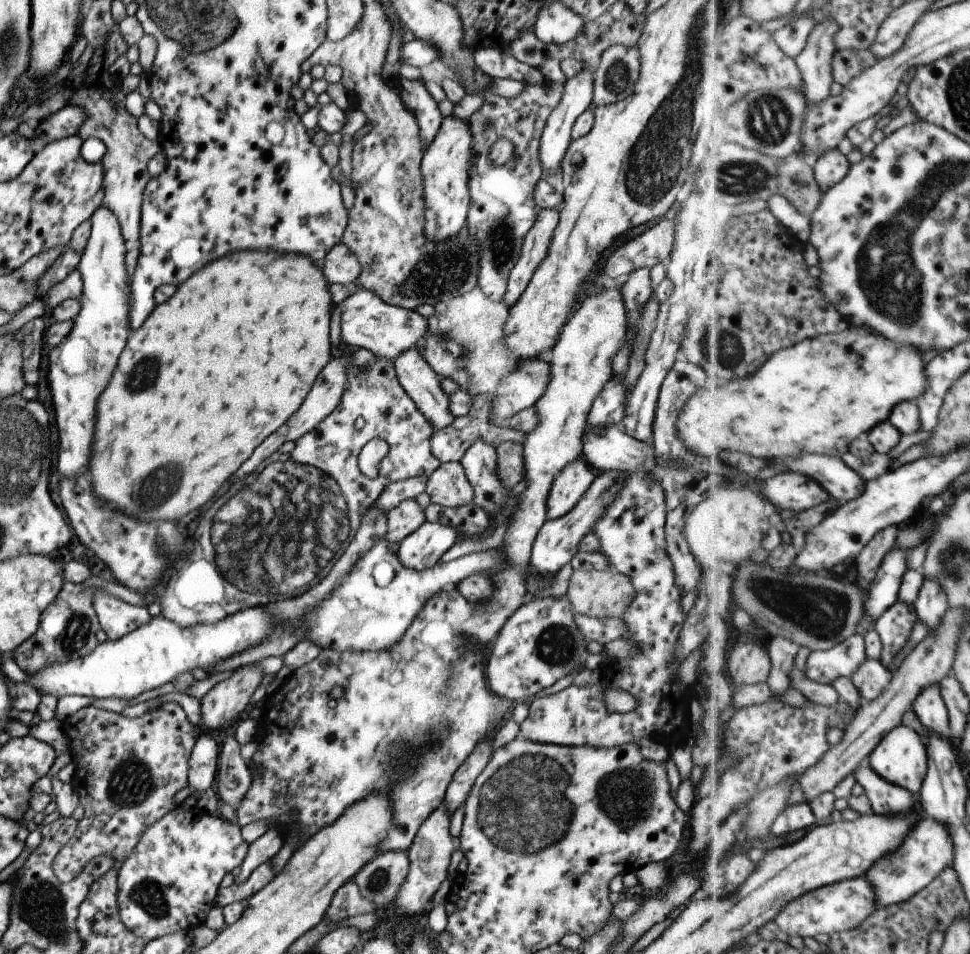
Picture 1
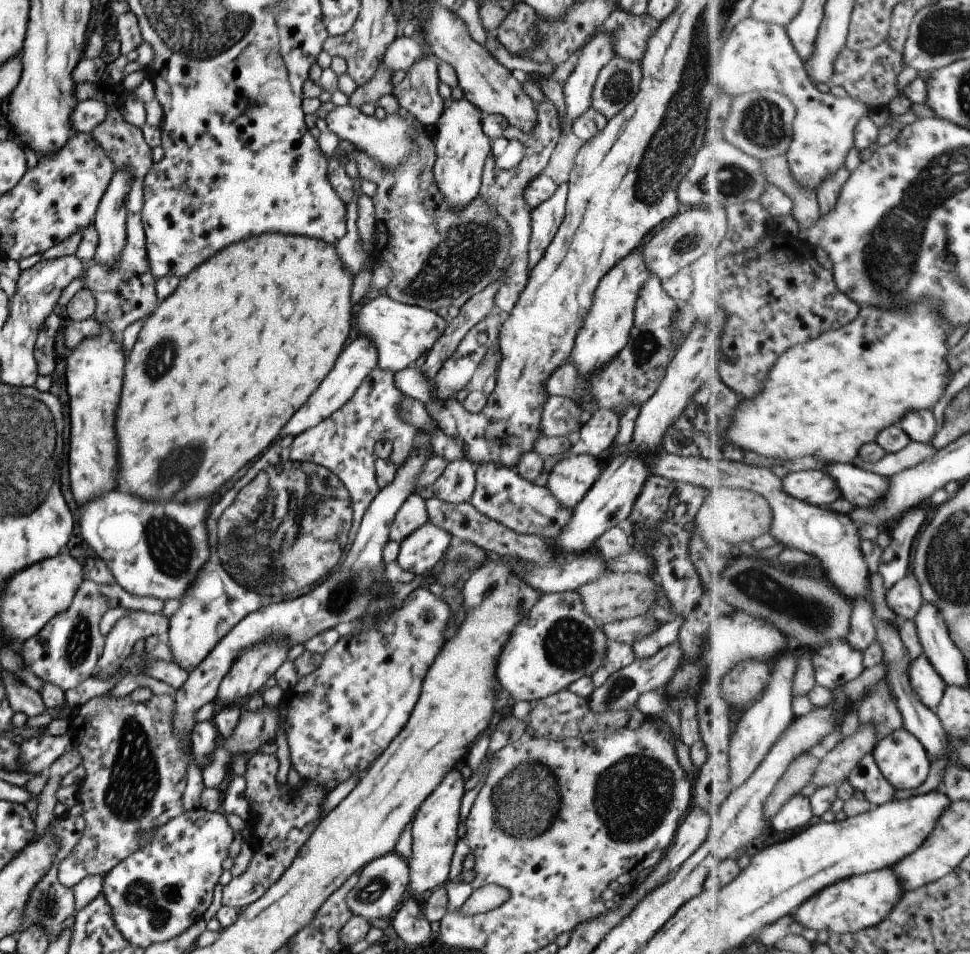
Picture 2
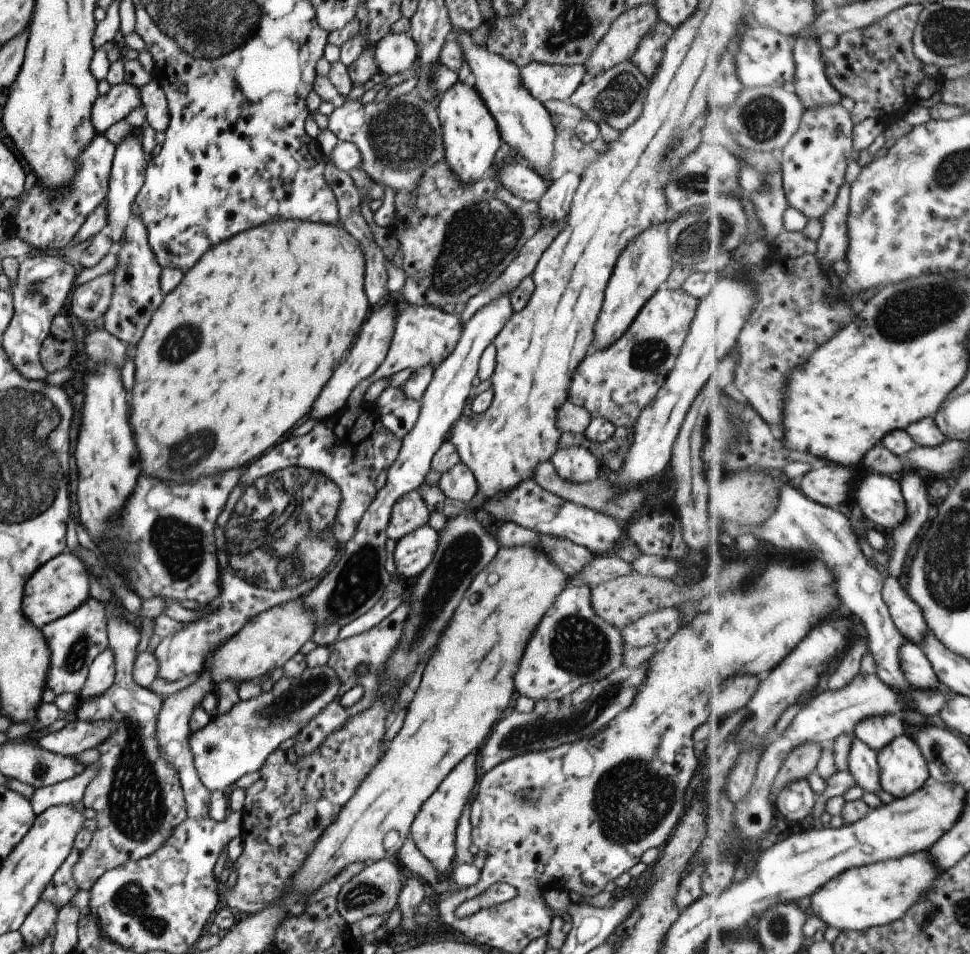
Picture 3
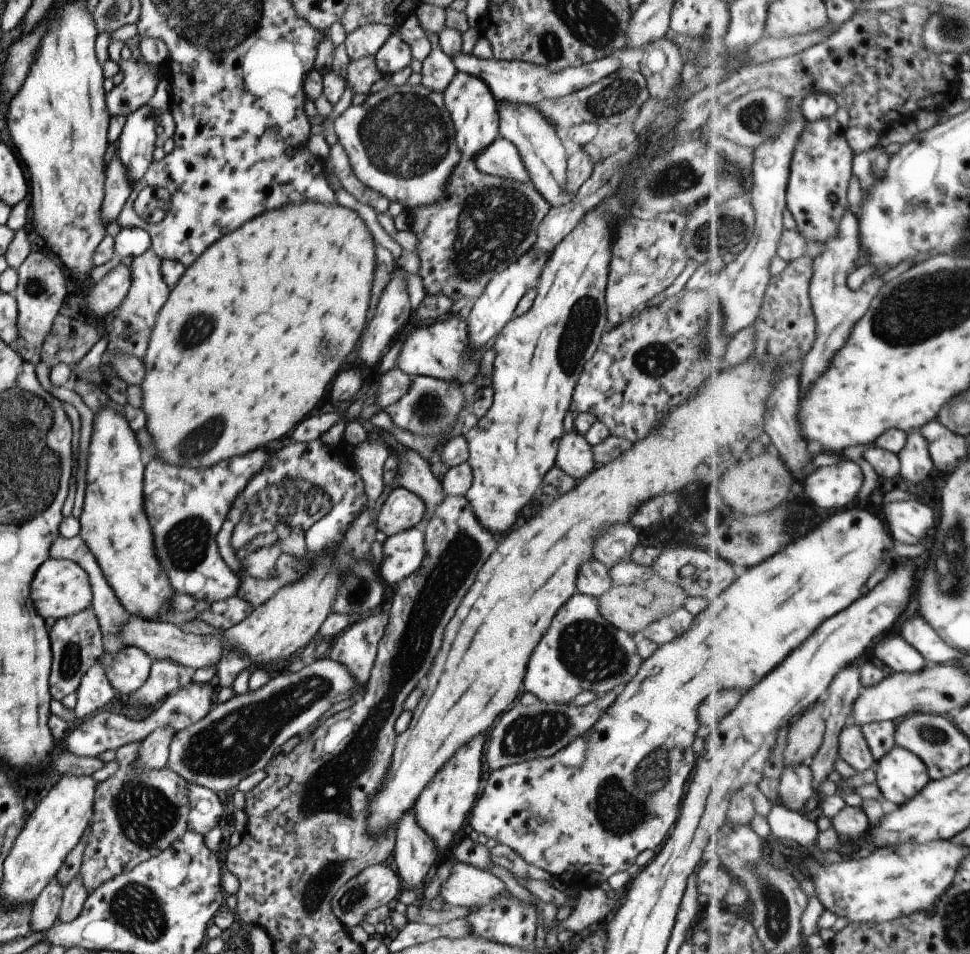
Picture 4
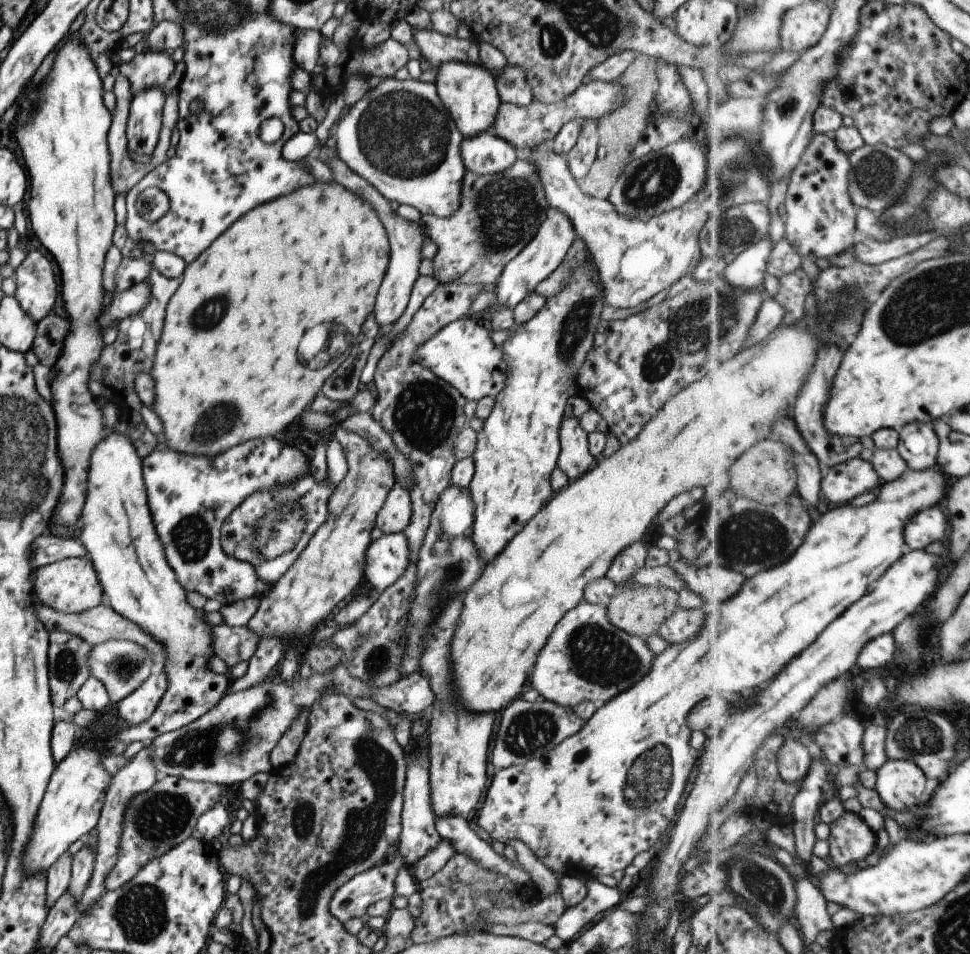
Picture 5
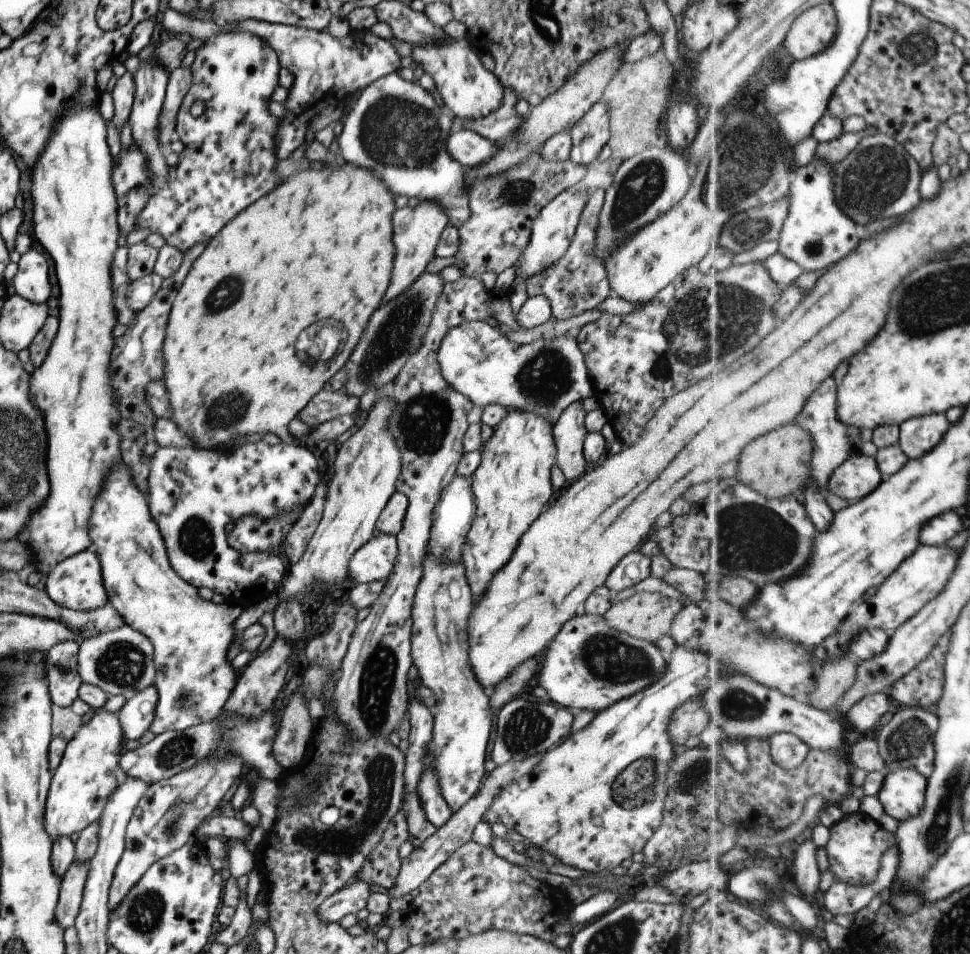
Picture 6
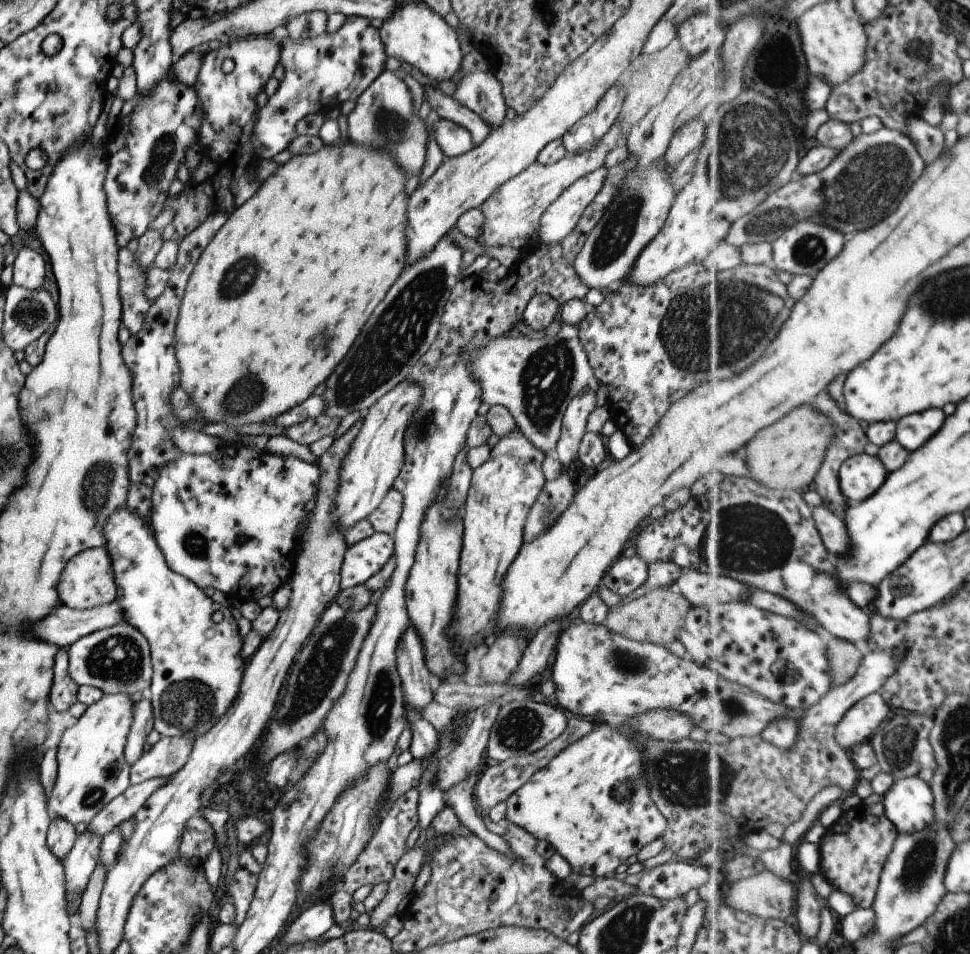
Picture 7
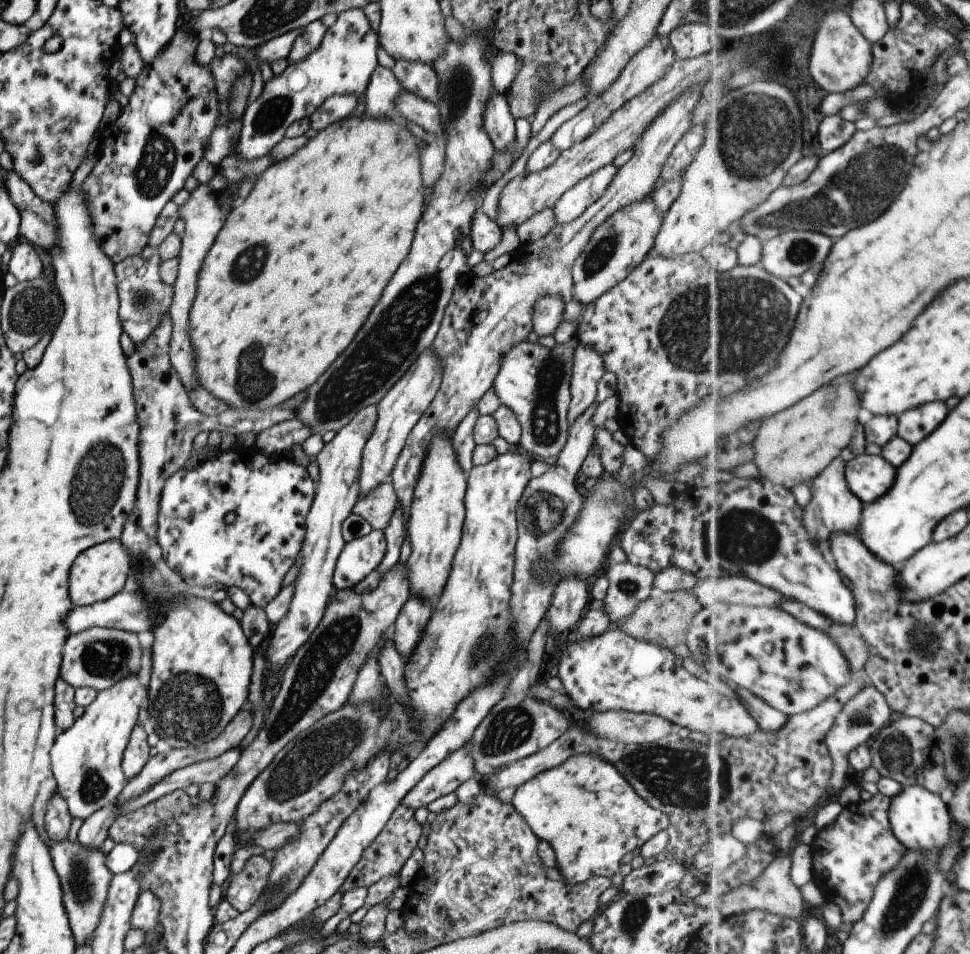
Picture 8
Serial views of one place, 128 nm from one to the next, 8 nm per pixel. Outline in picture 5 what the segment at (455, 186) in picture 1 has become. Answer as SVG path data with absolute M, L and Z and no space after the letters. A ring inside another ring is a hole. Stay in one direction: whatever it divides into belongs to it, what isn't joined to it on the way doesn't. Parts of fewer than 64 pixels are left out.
M442 62L438 66L433 84L437 96L449 111L452 121L462 137L468 137L489 128L500 105L500 98L496 80L488 69L475 63Z

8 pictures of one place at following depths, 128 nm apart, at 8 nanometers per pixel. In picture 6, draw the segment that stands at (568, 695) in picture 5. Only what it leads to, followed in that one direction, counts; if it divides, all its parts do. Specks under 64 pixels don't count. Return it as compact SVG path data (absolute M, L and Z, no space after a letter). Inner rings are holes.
M583 613L567 620L548 644L543 664L539 662L537 686L563 708L596 714L652 685L665 667L666 662L654 644L613 630L599 615Z

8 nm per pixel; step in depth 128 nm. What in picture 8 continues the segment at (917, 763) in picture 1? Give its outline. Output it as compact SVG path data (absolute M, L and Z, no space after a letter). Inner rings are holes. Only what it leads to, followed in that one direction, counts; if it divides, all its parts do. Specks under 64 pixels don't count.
M921 785L904 787L892 798L891 825L896 837L908 848L913 850L930 850L945 848L951 842L951 830L954 818L950 813L947 796L934 793Z

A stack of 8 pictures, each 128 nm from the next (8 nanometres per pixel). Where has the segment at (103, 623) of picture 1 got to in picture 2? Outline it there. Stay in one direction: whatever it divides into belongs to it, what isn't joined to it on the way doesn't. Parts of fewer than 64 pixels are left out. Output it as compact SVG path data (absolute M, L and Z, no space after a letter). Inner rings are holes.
M132 610L113 624L104 636L102 654L97 660L94 676L107 681L130 656L134 643L142 638L157 636L164 640L168 635L168 618L161 614Z

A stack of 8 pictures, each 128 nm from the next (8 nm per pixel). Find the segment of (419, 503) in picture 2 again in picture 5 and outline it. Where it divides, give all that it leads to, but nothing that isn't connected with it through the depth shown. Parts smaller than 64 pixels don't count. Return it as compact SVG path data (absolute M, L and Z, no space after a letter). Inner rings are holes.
M395 484L387 493L383 506L374 518L374 527L382 534L402 533L411 516L409 493Z

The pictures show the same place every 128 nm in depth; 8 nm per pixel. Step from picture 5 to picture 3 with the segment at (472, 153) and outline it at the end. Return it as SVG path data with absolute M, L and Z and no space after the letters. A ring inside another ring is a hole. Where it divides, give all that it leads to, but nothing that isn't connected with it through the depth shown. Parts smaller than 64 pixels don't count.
M501 144L501 146L497 148L497 152L495 152L495 158L493 158L491 166L495 168L495 174L497 174L496 180L501 182L515 198L525 200L525 202L538 202L550 185L549 180L543 178L543 176L539 176L537 172L534 172L524 162L511 160L511 158L507 156L509 148L507 144Z

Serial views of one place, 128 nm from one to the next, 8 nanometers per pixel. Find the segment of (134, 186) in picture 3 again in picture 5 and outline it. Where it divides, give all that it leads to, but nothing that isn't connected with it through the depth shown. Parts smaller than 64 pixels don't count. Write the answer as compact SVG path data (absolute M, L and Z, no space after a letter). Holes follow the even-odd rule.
M159 87L136 92L130 99L126 122L127 158L136 163L148 163L156 147L160 129L164 93Z

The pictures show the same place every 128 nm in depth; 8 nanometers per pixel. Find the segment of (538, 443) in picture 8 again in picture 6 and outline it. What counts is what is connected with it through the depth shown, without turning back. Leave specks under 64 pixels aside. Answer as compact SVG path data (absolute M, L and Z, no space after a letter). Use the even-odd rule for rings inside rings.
M462 322L449 329L441 339L436 359L443 378L458 393L465 395L472 404L501 405L508 411L522 411L542 419L548 419L552 425L564 408L575 401L582 401L592 396L592 382L584 358L577 344L577 329L572 328L564 334L551 339L543 338L520 344L509 341L491 322Z

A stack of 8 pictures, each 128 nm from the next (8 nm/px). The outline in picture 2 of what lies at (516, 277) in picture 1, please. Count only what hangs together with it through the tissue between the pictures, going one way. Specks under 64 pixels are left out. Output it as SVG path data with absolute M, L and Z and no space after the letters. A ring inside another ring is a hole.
M566 182L556 186L549 200L530 211L530 236L526 255L527 272L541 259L565 213Z

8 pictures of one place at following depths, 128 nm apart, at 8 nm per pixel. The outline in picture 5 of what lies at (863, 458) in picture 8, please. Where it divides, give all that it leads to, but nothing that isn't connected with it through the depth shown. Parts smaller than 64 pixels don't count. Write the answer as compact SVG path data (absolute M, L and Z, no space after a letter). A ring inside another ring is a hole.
M854 458L825 470L822 494L833 504L847 504L859 494L875 492L882 478L871 460Z

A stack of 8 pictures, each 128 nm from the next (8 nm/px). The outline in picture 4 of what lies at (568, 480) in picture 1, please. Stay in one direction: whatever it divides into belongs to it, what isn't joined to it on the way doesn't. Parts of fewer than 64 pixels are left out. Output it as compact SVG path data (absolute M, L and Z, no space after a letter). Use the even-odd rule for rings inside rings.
M574 428L562 432L558 440L556 456L555 466L575 480L585 478L585 474L593 470L591 446L584 435L575 431Z

